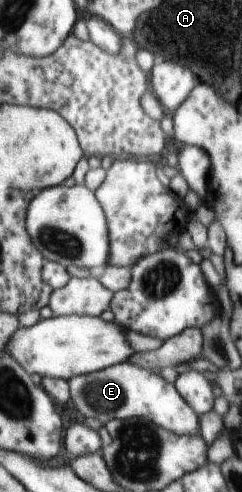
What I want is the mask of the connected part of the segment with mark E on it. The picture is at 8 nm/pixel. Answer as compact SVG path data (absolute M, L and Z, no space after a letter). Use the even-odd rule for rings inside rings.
M125 361L97 373L81 374L69 380L71 400L84 418L95 418L102 424L112 420L127 420L133 417L149 419L157 426L173 434L199 434L199 418L184 397L173 390L159 374L145 367Z

